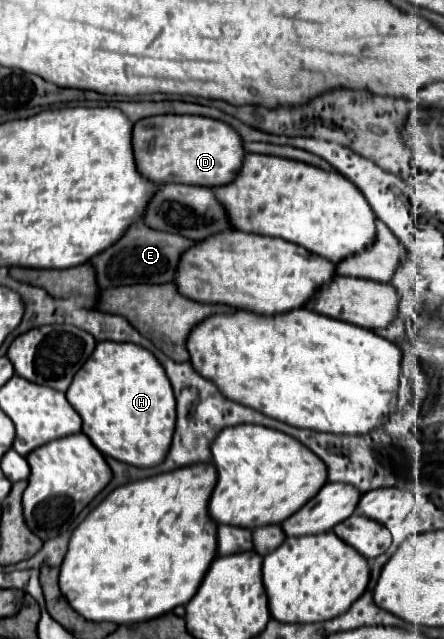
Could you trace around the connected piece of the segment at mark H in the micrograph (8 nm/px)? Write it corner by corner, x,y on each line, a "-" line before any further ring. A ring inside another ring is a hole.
98,342
84,368
76,372
66,398
82,418
82,432
106,456
148,468
158,466
172,444
176,402
160,362
130,342

